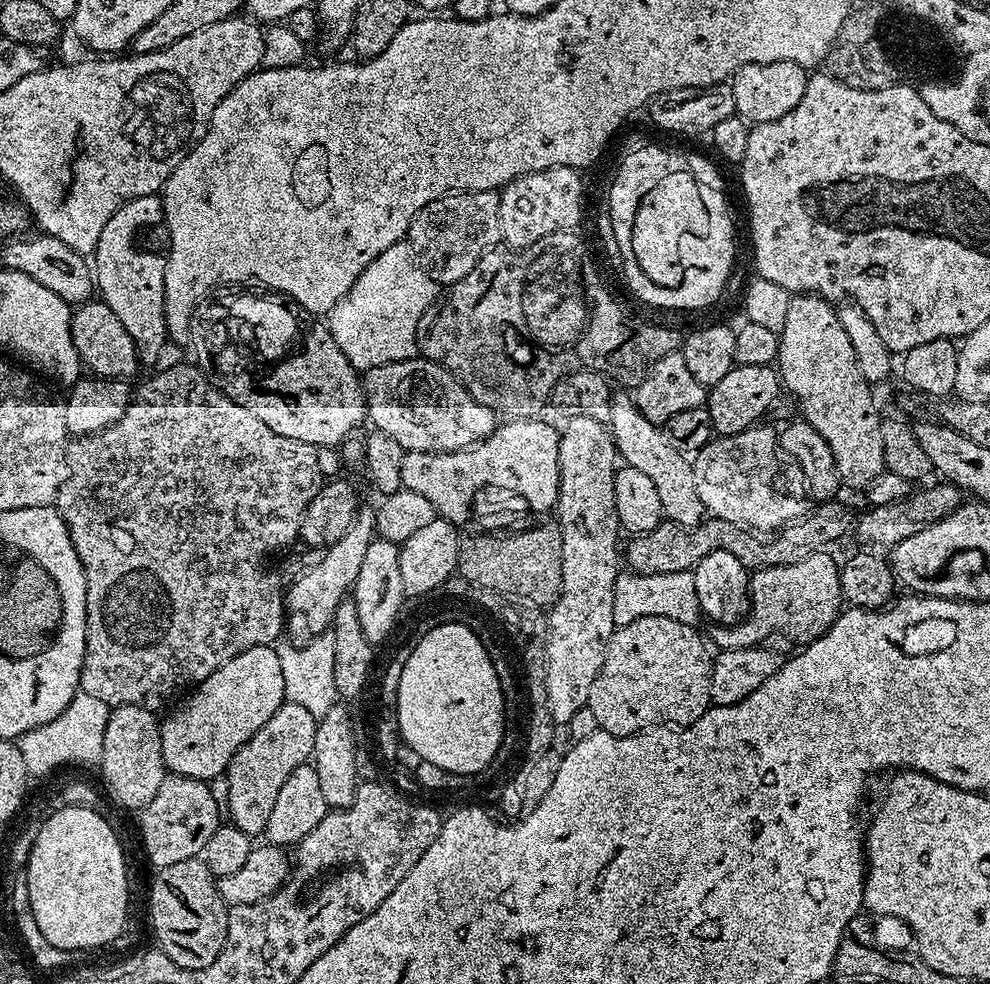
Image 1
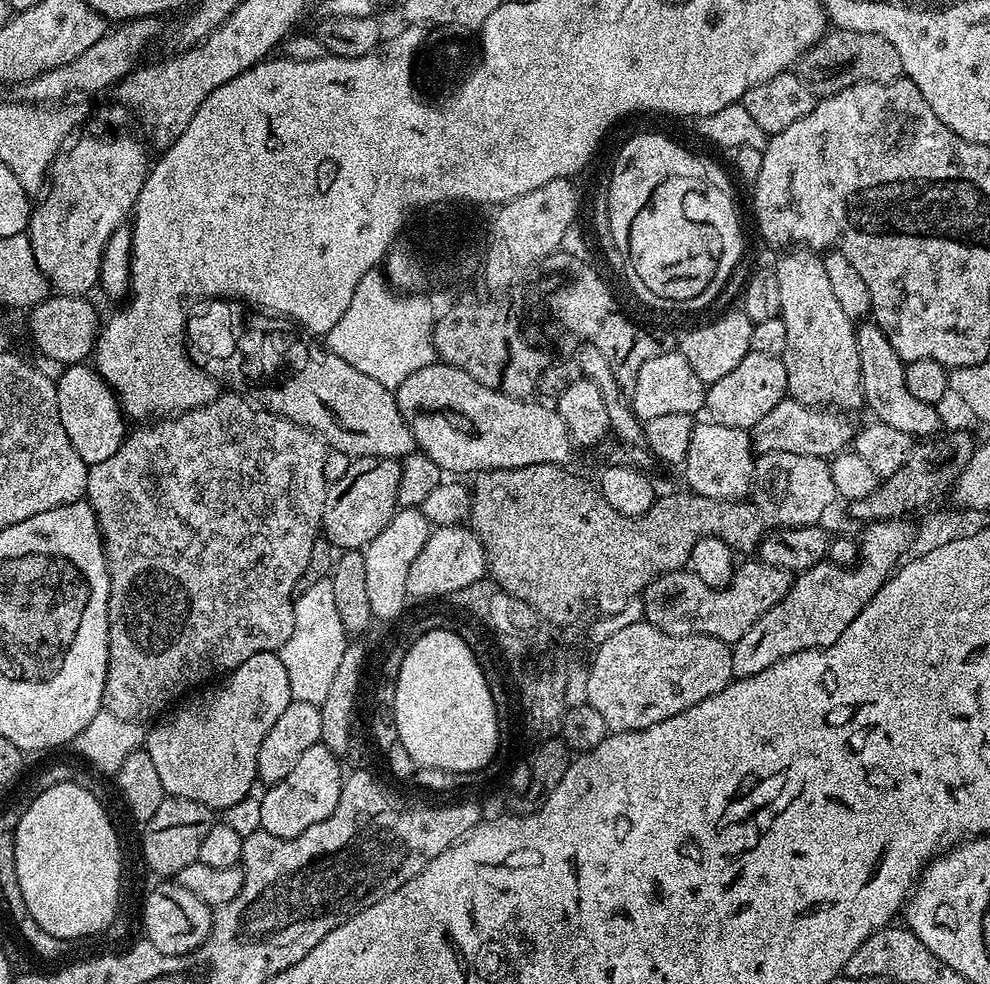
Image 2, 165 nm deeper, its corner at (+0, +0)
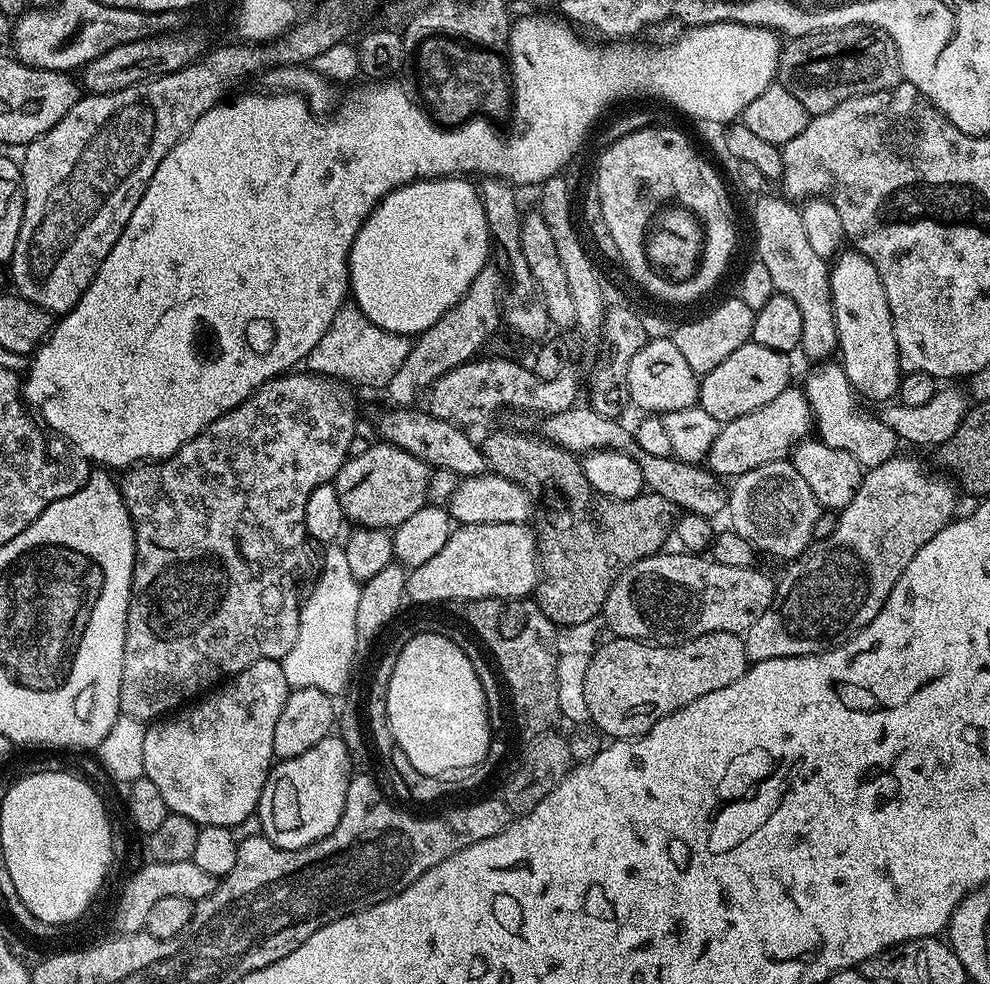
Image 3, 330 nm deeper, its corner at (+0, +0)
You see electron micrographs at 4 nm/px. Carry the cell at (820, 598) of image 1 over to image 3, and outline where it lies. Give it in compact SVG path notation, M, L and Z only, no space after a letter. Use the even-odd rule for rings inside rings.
M661 550L655 556L634 562L614 582L602 613L602 620L608 623L612 631L609 633L613 637L667 646L677 643L678 638L691 638L711 632L743 634L772 605L777 581L759 572L759 567L722 566L718 561L700 554L689 554L684 550L668 551Z

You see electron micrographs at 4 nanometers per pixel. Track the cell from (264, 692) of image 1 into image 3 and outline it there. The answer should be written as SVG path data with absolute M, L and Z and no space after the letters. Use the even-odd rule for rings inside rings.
M259 660L239 672L231 682L181 707L175 713L176 720L160 718L145 727L146 743L142 745L144 775L158 786L169 813L190 818L201 826L209 824L230 829L235 829L236 824L251 816L253 819L274 763L274 725L278 722L278 714L282 714L282 706L286 706L289 691L283 663Z

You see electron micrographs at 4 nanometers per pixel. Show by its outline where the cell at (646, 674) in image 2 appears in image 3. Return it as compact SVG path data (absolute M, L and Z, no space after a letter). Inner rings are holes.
M711 632L681 639L675 644L661 646L642 640L608 638L597 652L591 653L589 670L586 671L585 698L589 706L590 720L605 737L627 740L646 734L662 718L677 712L682 706L690 706L702 694L714 694L730 682L738 682L750 667L743 639L734 632Z

